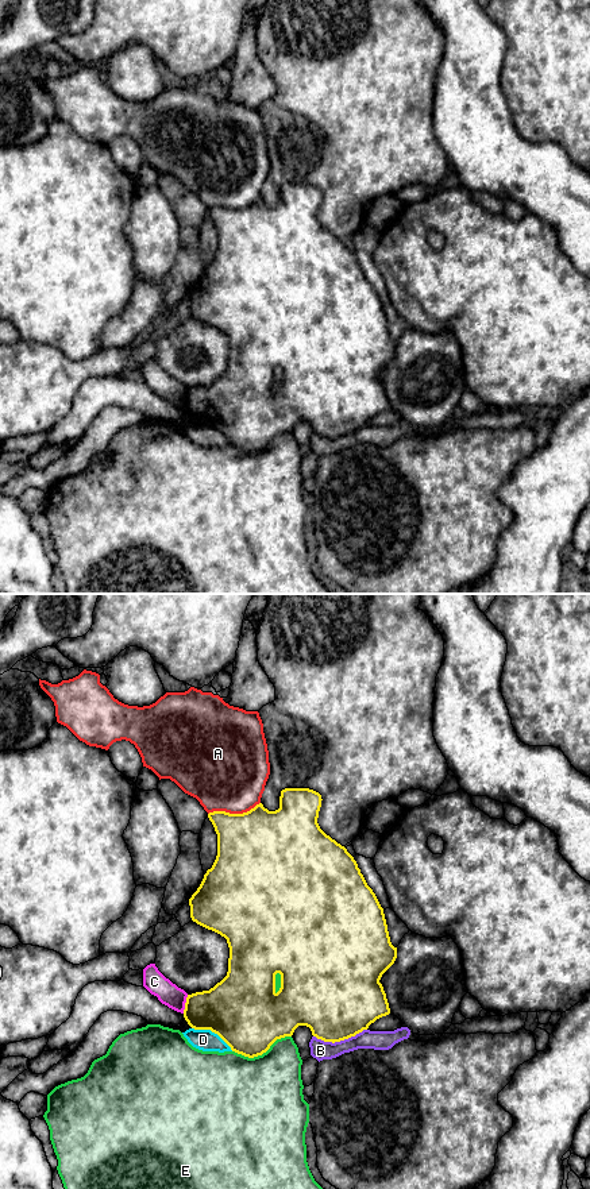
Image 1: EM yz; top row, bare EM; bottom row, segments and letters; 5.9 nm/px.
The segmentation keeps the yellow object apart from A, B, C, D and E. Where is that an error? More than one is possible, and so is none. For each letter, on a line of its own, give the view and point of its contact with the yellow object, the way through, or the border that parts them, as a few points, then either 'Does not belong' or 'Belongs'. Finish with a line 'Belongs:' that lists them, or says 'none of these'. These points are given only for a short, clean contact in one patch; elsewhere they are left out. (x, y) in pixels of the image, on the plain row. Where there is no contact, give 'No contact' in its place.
A: Touches yellow at yz (234, 209). Does not belong
B: Touches yellow at yz (339, 436). Does not belong
C: Touches yellow at yz (185, 400). Boundary: yz (188, 390), (182, 408). Does not belong
D: Touches yellow at yz (212, 427). Does not belong
E: Touches yellow at yz (261, 450). Does not belong
Belongs: none of these

